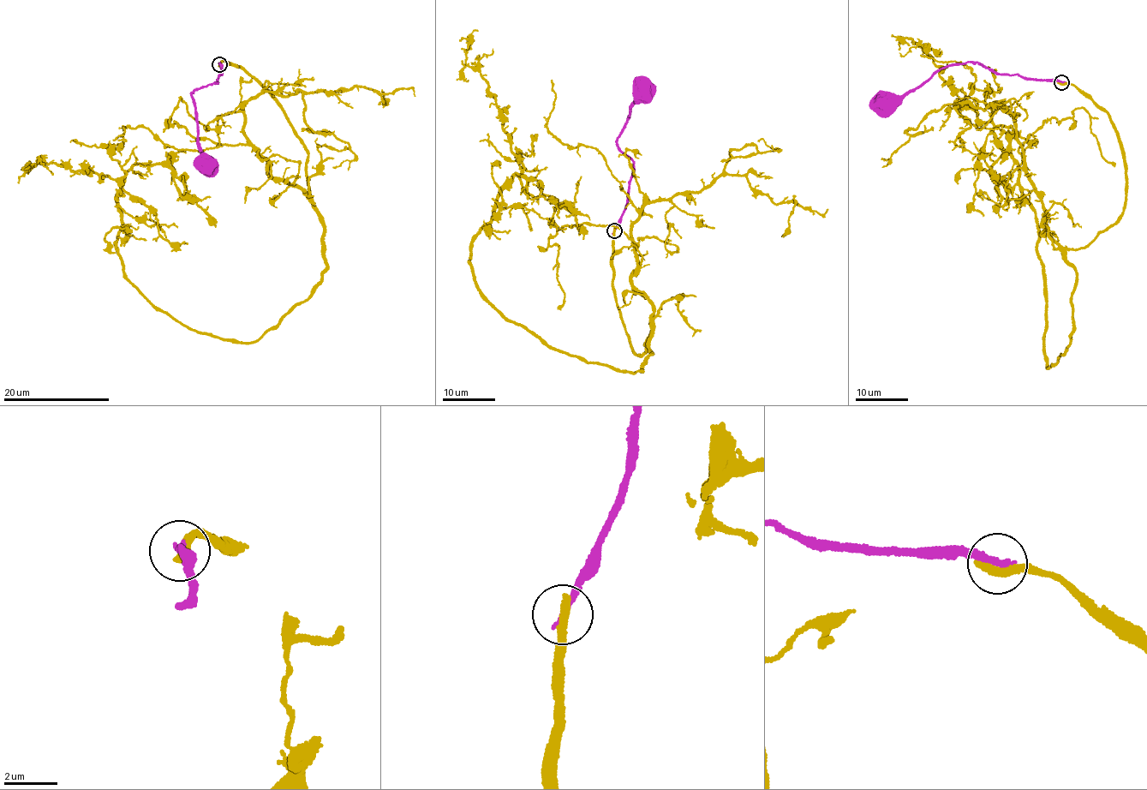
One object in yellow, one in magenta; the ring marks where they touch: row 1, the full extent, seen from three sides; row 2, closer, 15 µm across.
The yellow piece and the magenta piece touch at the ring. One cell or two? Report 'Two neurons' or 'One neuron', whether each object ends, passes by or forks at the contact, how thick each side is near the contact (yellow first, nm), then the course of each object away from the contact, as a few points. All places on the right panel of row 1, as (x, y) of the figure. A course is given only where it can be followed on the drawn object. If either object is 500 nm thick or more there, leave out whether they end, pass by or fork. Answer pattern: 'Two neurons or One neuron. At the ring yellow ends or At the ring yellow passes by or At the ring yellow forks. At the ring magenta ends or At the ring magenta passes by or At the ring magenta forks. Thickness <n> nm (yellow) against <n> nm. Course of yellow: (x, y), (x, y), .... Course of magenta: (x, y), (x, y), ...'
Two neurons. At the ring yellow ends. At the ring magenta ends. Thickness 400 nm (yellow) against 320 nm. Course of yellow: (1062, 83), (1127, 182), (1066, 252), (1046, 368), (1018, 169), (899, 50). Course of magenta: (1062, 81), (1005, 74), (978, 62), (965, 62), (938, 69), (890, 108), (886, 105)

